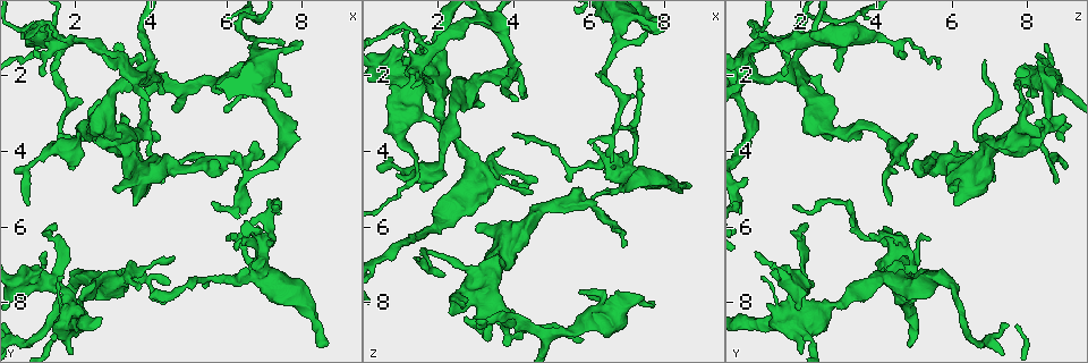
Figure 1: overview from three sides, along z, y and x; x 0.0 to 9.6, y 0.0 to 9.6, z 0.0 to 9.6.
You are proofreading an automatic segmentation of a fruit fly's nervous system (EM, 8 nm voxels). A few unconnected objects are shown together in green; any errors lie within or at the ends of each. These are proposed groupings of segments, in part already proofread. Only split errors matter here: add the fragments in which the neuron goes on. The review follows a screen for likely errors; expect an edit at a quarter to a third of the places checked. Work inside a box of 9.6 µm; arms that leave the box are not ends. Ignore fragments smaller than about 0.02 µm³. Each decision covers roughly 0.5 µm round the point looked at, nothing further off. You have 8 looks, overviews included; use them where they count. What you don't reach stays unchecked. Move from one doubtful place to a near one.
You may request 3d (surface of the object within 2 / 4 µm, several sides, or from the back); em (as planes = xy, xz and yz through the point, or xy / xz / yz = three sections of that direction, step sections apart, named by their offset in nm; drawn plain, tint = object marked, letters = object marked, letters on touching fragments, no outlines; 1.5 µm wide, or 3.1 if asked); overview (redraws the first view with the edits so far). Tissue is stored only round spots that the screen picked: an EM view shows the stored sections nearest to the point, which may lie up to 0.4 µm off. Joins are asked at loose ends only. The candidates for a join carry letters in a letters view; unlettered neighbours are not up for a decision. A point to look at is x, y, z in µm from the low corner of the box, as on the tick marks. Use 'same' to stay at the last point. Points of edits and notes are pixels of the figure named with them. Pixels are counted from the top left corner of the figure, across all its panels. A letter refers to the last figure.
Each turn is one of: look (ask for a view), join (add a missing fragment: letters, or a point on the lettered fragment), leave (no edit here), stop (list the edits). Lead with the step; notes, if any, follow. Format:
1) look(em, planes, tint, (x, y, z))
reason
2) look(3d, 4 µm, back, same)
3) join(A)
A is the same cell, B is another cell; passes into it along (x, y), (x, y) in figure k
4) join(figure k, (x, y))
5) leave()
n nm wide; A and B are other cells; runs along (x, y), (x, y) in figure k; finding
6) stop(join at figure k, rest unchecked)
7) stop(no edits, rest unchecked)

look(em, planes, letters, (8.70, 9.05, 4.90))
free end

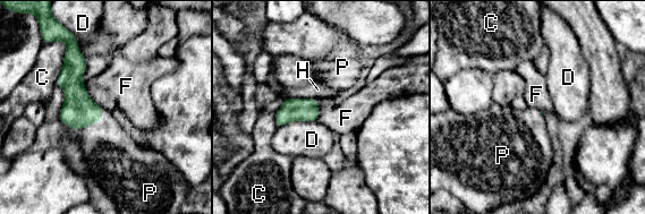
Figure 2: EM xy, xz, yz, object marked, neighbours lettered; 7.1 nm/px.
join(P)
P is the same cell, C, D, F and H are other cells; passes into it along (78, 111), (94, 122), (101, 143) in figure 2; the neuron continues

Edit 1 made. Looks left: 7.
look(em, planes, letters, (6.05, 6.25, 3.75))
free end

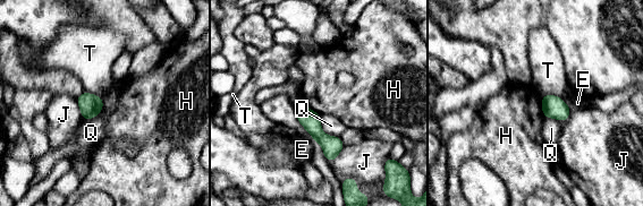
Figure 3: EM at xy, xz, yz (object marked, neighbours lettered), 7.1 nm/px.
leave()
E, H, J, Q and T are other cells; border along (294, 106), (296, 119), (307, 131) in figure 3; no lettered fragment goes on from it

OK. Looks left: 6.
look(em, xy, step 8, letters, (3.20, 3.05, 8.95))
free end

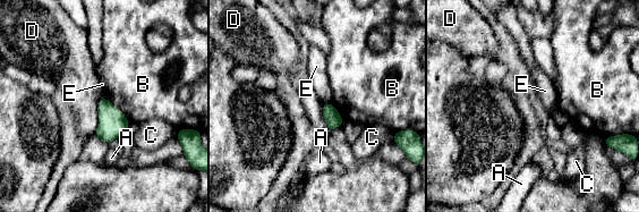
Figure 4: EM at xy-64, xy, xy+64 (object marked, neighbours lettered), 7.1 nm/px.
leave()
A, B, C, D and E are other cells; border along (104, 96), (93, 134) in figure 4; no lettered fragment goes on from it

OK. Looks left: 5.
look(em, planes, letters, (3.00, 1.20, 8.45))
branch stops here

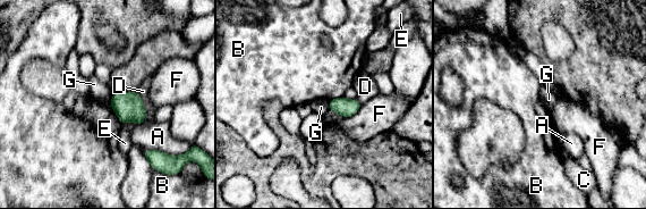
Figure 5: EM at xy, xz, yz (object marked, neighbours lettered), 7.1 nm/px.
leave()
A, B, C, D, E, F and G are other cells; border along (113, 94), (109, 102) in figure 5; no lettered fragment goes on from it

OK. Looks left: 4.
stop(join at figure 2, rest unchecked)

